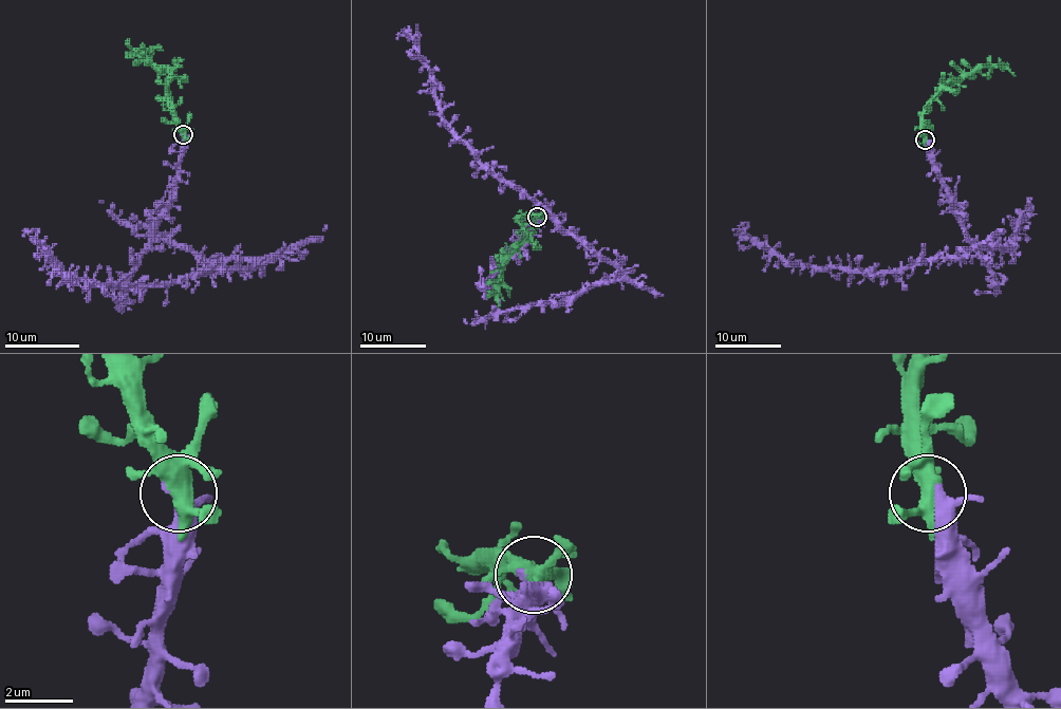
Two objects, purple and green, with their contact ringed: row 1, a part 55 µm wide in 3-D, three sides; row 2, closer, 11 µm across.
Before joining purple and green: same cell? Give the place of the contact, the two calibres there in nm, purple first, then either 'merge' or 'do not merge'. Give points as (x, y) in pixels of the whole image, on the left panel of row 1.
(183, 134) | 400/400 nm | merge

